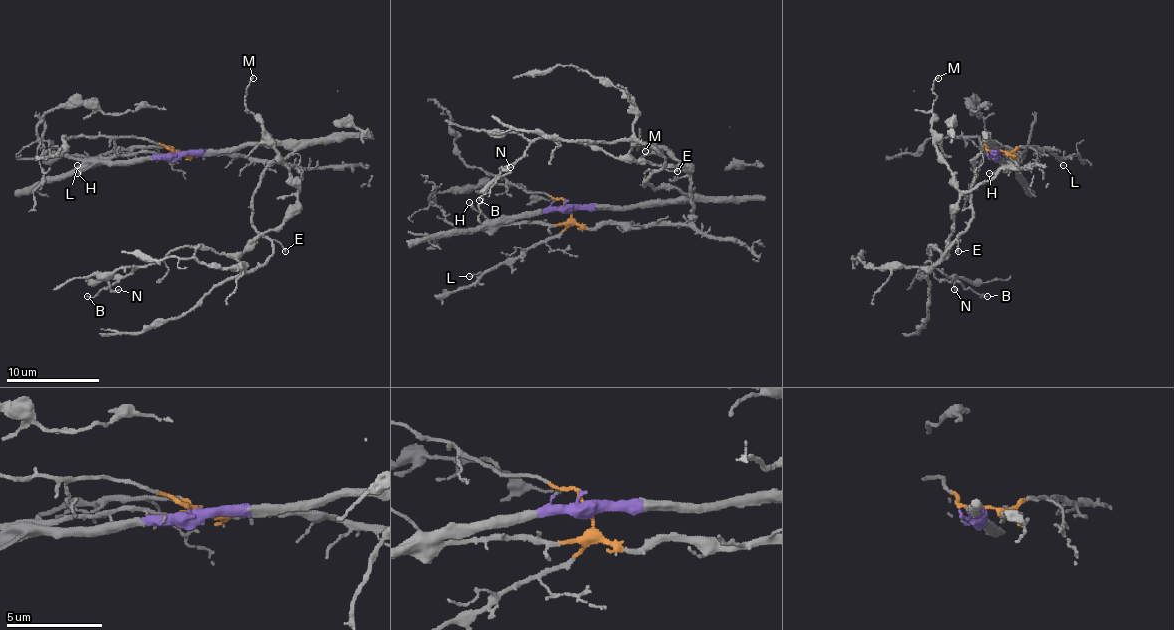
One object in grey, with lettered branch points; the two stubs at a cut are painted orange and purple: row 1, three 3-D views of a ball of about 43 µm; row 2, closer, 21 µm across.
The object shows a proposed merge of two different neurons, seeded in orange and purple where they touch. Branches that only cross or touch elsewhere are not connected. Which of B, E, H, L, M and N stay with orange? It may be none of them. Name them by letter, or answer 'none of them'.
B, L, M, N

